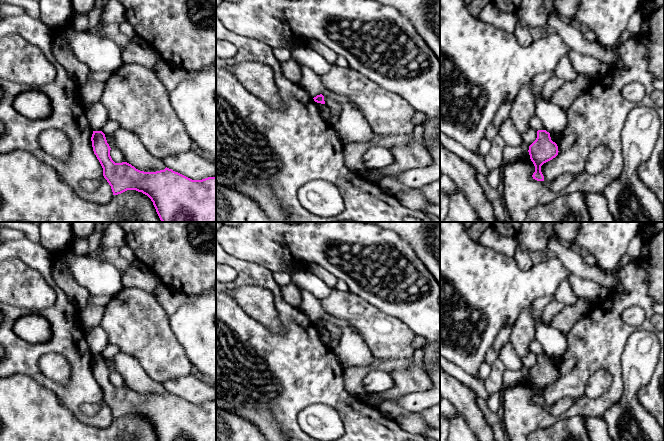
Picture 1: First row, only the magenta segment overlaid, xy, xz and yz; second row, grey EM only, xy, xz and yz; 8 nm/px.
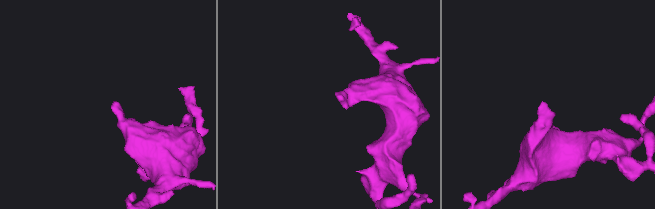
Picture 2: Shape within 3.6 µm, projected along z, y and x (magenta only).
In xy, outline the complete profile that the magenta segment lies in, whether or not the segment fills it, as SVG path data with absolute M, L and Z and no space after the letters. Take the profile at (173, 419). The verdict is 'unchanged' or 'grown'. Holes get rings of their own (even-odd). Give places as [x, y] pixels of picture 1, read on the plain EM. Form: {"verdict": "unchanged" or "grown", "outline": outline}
{"verdict": "unchanged", "outline": "M93 355L91 365L113 419L127 414L142 416L151 423L159 441L216 441L216 401L192 404L167 391L156 396L140 395L127 386L115 387L112 384L111 372L102 355Z"}

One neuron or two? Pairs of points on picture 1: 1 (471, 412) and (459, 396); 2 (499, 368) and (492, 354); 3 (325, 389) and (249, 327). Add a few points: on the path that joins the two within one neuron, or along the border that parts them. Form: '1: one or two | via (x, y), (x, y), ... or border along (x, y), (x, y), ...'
1: one | via (469, 408), (463, 400)
2: two | border along (497, 358), (490, 364)
3: one | via (306, 371), (291, 369), (268, 346)

